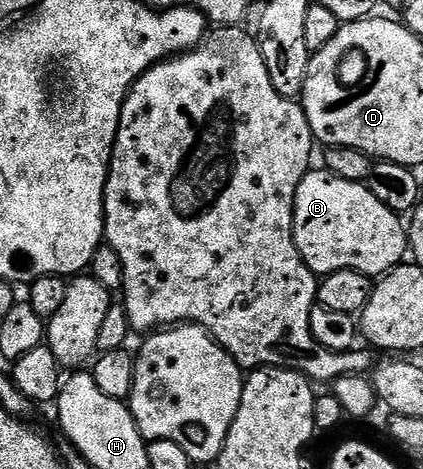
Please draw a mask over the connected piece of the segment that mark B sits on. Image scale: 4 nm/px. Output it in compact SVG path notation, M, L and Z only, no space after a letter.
M310 169L299 181L299 189L293 202L293 240L299 249L302 261L313 270L313 274L324 277L342 271L355 269L370 277L388 275L407 255L407 227L402 216L387 209L365 183L343 181L324 169Z

